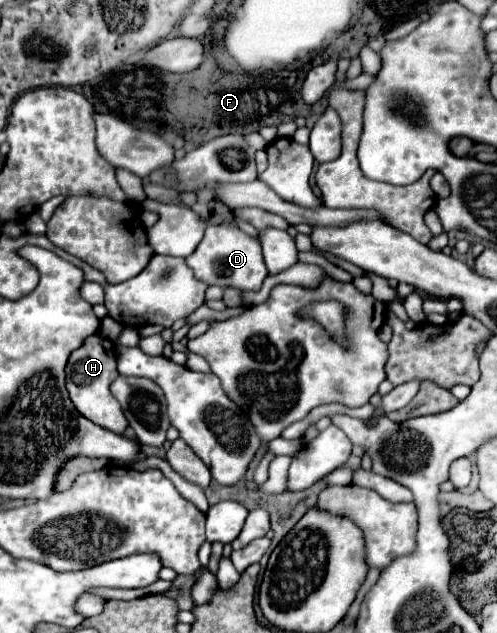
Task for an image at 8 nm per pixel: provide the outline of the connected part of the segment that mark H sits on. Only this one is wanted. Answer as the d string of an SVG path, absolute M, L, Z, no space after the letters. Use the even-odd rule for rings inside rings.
M99 334L85 338L83 346L77 348L75 352L71 352L65 372L67 372L67 390L69 390L71 402L85 418L89 418L91 422L95 422L111 432L123 432L127 428L127 418L123 416L119 402L109 392L109 384L117 376L115 346L109 340L103 342L103 338Z

